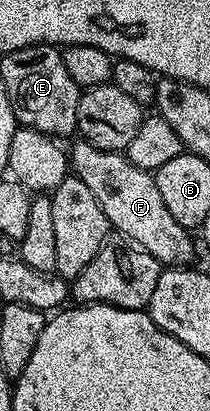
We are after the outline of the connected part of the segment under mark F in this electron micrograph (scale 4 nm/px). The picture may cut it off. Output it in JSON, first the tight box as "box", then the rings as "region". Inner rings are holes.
{"box":[71,140,193,267],"region":[[[77,140],[73,150],[71,146],[71,170],[79,180],[83,180],[83,184],[87,184],[87,188],[91,188],[95,200],[99,200],[99,208],[103,208],[103,216],[107,216],[110,227],[120,237],[141,246],[166,267],[192,263],[189,262],[193,258],[190,231],[171,216],[167,204],[163,204],[157,179],[150,171],[131,164],[124,153],[100,150],[84,140]]]}

